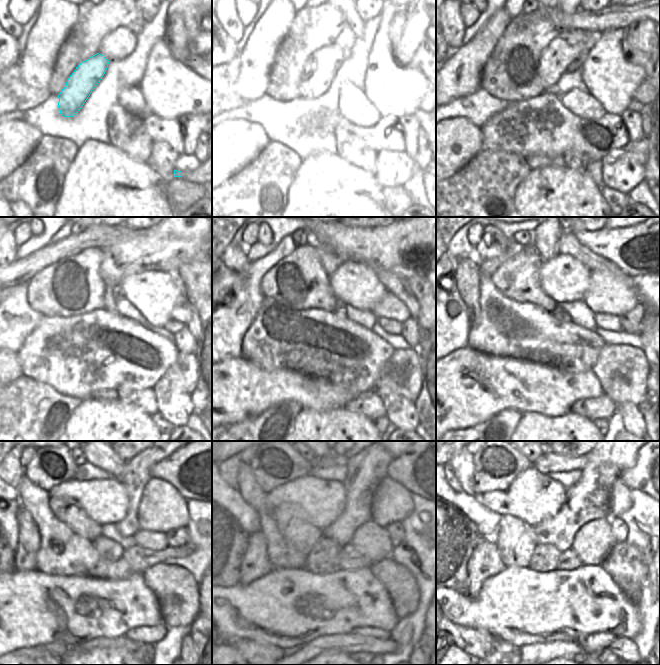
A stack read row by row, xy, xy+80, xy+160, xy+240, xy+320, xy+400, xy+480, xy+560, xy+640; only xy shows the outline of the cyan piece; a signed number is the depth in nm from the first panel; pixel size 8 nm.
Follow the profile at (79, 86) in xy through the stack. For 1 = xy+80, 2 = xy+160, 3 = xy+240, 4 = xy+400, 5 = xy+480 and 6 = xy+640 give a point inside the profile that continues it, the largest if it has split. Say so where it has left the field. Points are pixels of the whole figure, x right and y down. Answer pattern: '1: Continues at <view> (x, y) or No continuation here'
1: Continues at xy+80 (321, 69)
2: Continues at xy+160 (570, 44)
3: Continues at xy+240 (165, 247)
4: Continues at xy+400 (639, 249)
5: Continues at xy+480 (191, 469)
6: Continues at xy+640 (639, 477).

